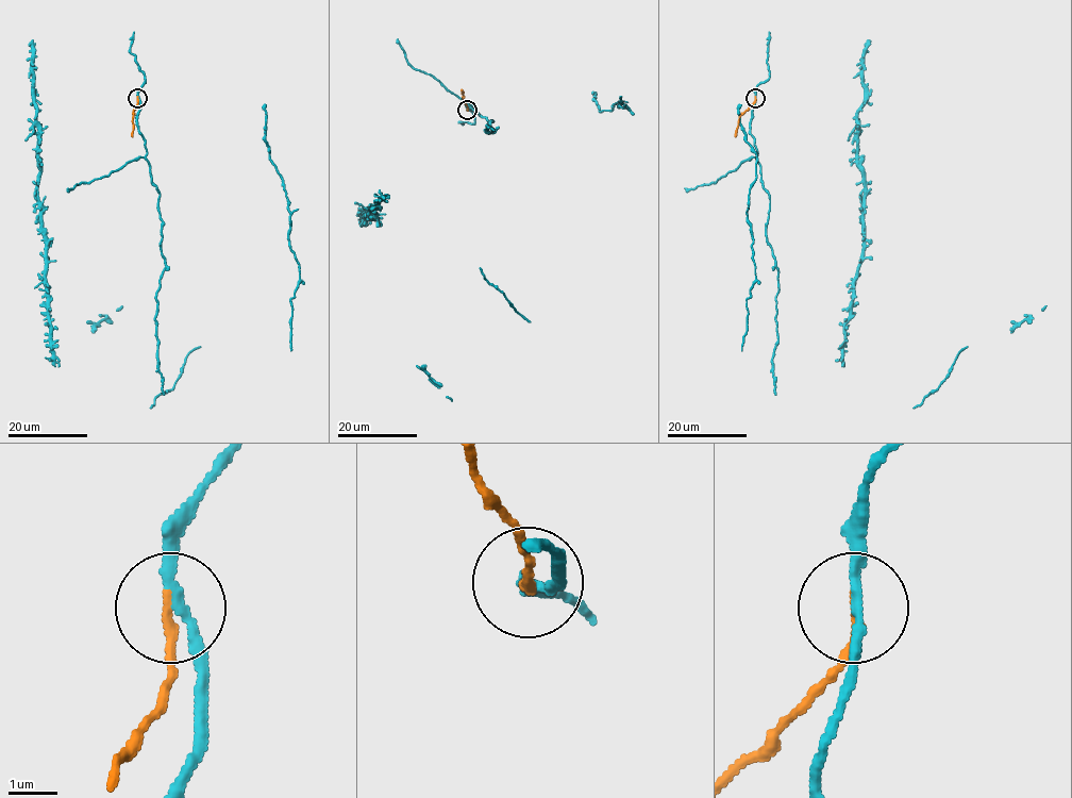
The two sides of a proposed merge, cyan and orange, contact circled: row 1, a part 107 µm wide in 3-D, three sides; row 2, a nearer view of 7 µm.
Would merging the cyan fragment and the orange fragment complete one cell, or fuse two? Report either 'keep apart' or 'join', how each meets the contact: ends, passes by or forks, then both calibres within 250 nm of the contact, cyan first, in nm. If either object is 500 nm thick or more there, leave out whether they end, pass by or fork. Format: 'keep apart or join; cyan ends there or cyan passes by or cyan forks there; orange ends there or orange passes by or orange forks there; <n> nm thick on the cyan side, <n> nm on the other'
keep apart; cyan passes by; orange ends there; 190 nm thick on the cyan side, 180 nm on the other

